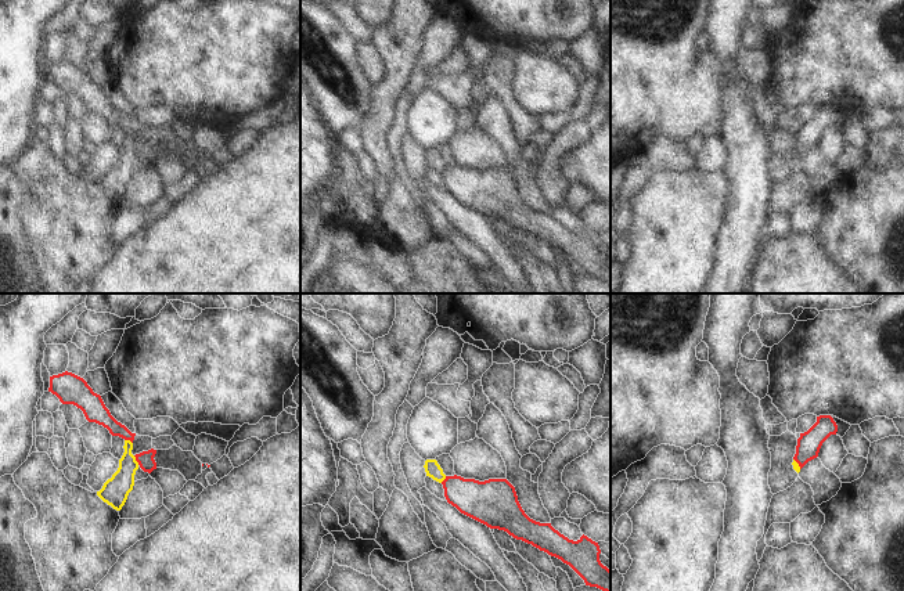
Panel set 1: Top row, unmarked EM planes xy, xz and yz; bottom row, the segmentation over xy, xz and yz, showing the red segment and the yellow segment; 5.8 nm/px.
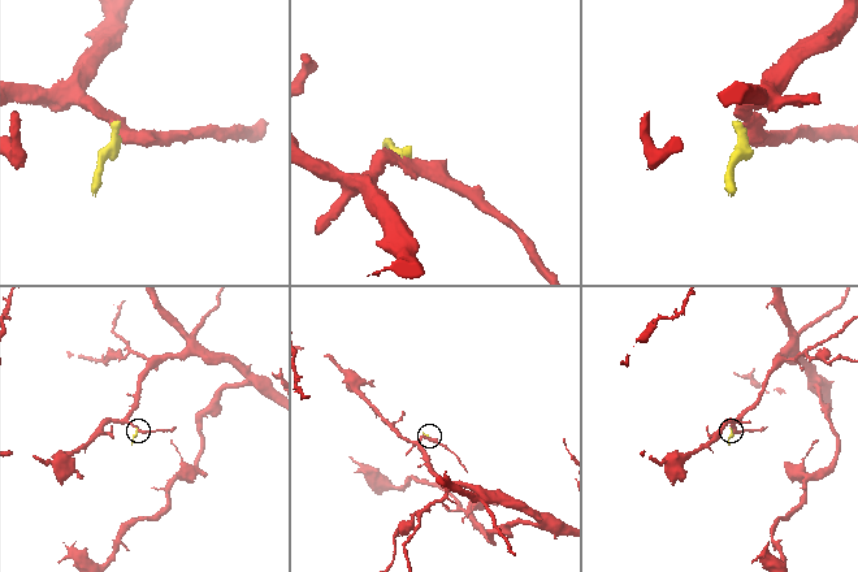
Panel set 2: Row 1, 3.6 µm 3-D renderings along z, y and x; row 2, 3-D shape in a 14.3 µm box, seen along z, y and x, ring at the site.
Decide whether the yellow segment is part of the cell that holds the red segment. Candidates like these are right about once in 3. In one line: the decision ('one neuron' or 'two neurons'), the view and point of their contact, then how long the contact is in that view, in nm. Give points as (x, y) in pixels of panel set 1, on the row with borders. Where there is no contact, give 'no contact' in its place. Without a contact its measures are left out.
two neurons | xy (136, 460) | 70 nm

